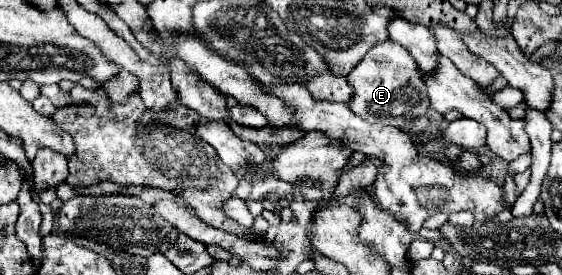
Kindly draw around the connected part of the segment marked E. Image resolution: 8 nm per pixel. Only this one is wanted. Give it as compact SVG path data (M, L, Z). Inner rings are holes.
M393 41L377 43L351 71L347 81L353 87L353 97L347 103L349 109L371 123L397 125L397 119L403 121L419 117L429 109L429 99L425 99L425 83L419 75L417 63L405 51L405 47Z

